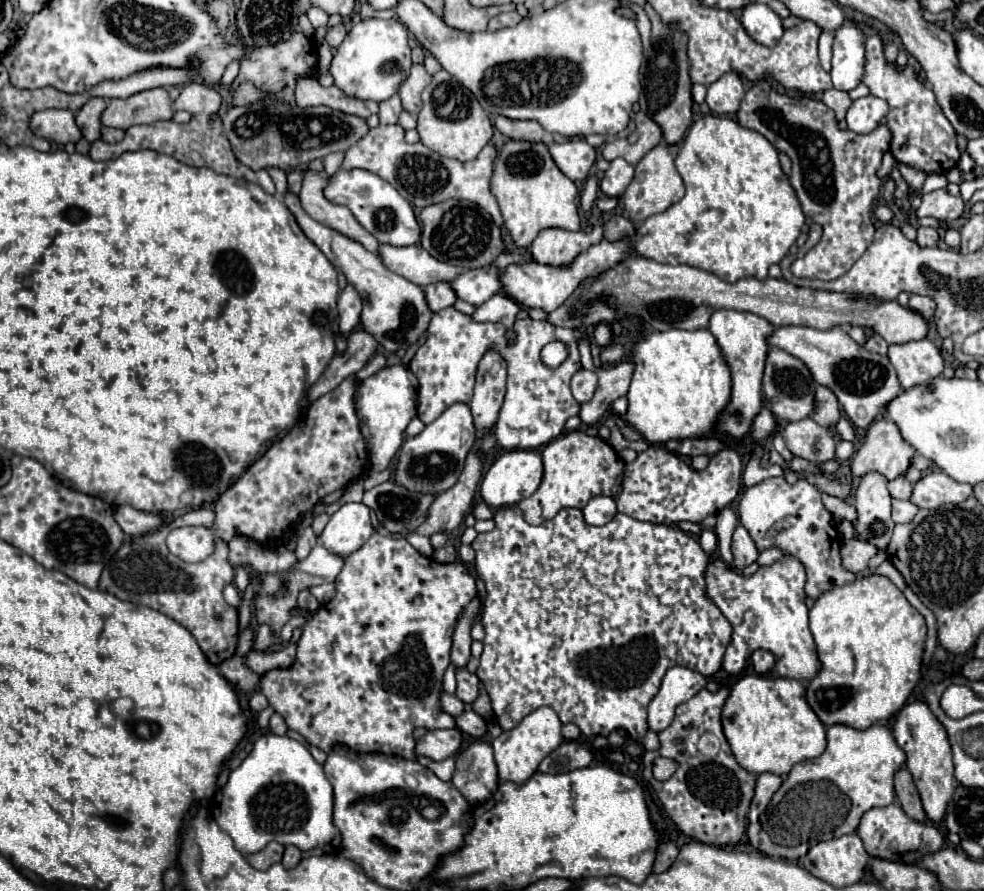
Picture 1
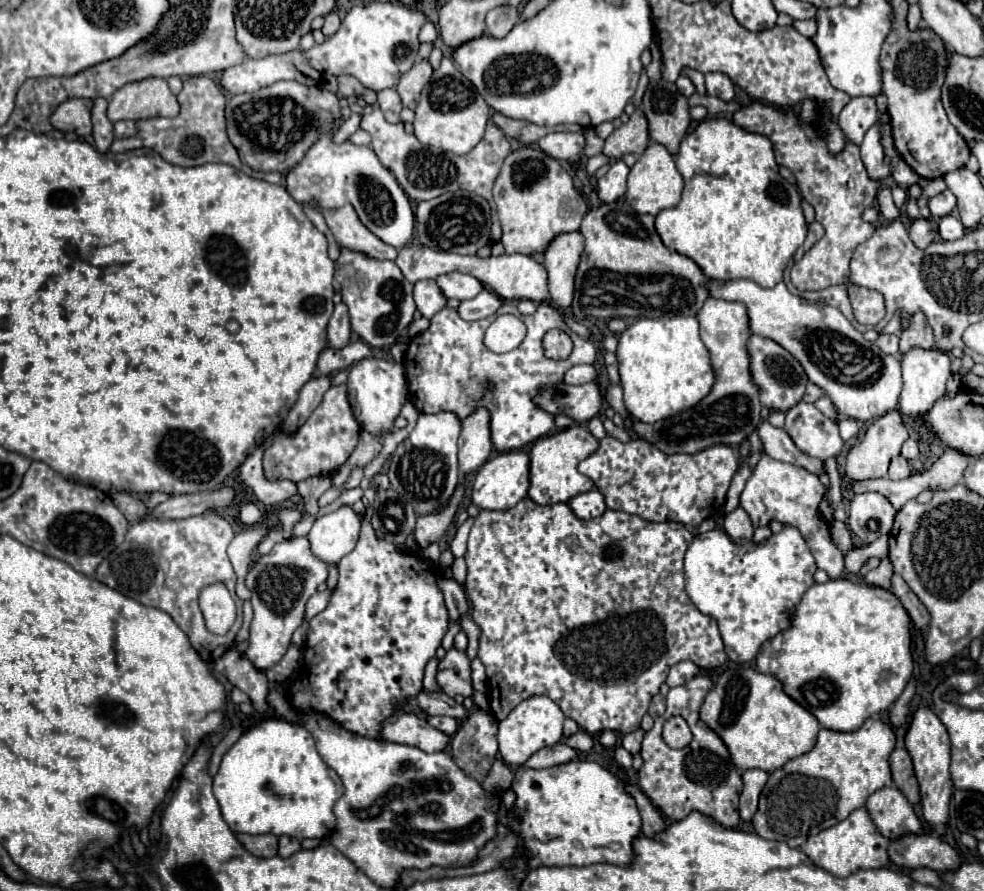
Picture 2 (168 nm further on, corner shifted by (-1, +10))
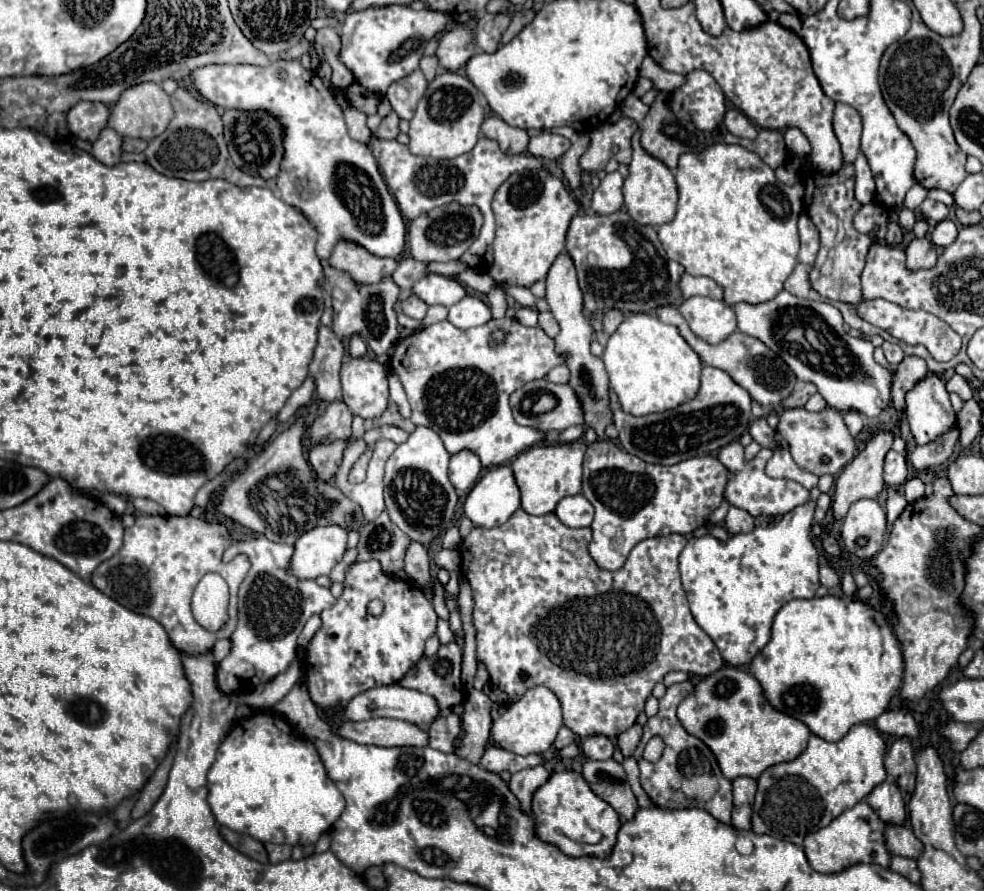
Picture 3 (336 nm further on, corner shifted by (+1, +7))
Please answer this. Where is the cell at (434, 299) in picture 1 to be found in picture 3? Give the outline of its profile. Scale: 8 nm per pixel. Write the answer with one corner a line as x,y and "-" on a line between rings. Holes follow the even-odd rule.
409,295
409,297
401,303
401,309
403,309
403,313
405,313
407,317
411,317
411,319
415,319
415,321
423,321
423,317
425,317
425,313
427,313
427,305
425,305
423,301
417,301
417,297
413,297
413,295

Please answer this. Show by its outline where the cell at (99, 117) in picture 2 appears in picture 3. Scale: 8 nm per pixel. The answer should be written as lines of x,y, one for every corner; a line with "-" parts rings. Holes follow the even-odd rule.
107,127
107,129
103,129
101,137
93,143
91,155
97,161
101,161
103,165
113,167
113,165
117,165
121,161
121,153
123,153
121,151
121,143
123,143
123,137
117,131

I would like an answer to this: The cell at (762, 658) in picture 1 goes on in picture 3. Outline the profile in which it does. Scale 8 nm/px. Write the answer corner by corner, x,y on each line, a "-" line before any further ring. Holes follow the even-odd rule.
835,595
793,599
775,615
771,639
749,669
777,711
803,721
813,735
825,741
839,741
853,725
873,721
887,711
889,701
897,695
897,685
901,685
901,649
887,617
861,601

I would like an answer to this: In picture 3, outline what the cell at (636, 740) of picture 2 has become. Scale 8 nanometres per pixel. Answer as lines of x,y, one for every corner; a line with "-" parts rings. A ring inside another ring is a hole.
639,725
629,727
627,731
623,731
623,733
617,737
617,745
619,745
623,757
629,757
629,755
635,751
635,747
639,745
639,739
641,739
641,727
639,727

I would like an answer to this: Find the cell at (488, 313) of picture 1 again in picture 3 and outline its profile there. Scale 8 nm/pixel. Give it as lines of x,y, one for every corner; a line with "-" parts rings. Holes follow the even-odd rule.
463,297
459,303
449,307
447,321
453,323
457,329
469,329
475,325
483,325
491,319
491,309
477,297

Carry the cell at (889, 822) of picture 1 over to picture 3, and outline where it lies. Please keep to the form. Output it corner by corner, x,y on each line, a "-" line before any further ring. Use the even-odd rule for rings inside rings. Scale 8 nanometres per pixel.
879,783
869,795
867,799
869,805
873,805
873,809
877,809
877,815
881,817
881,821
885,823
895,823
895,825
903,825
905,823
905,801
903,795
899,791
899,787
895,783

